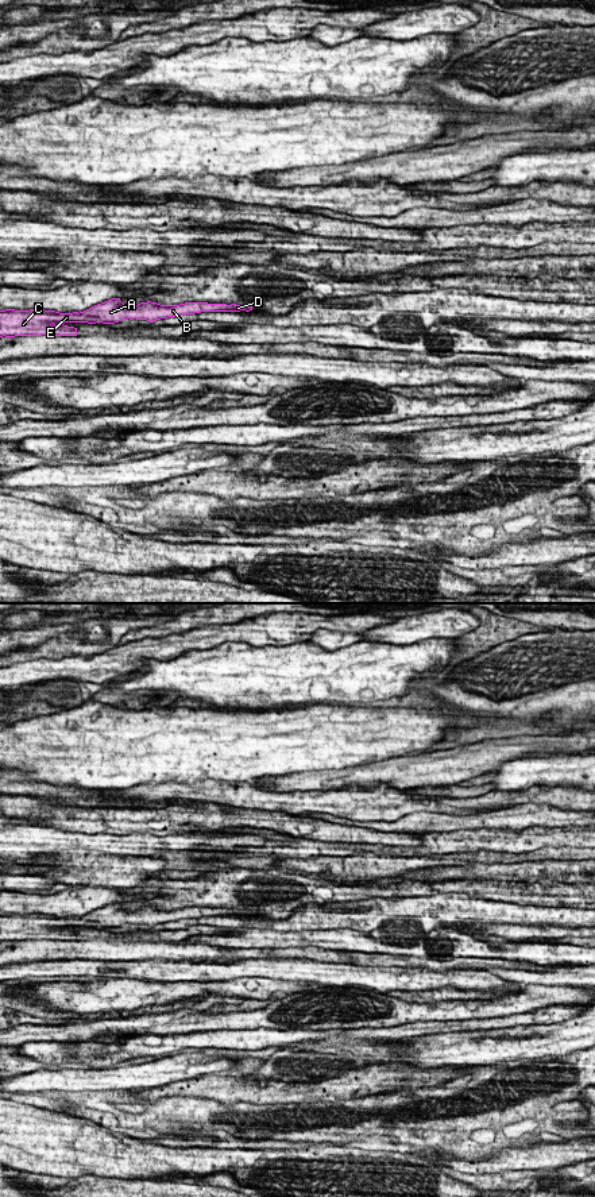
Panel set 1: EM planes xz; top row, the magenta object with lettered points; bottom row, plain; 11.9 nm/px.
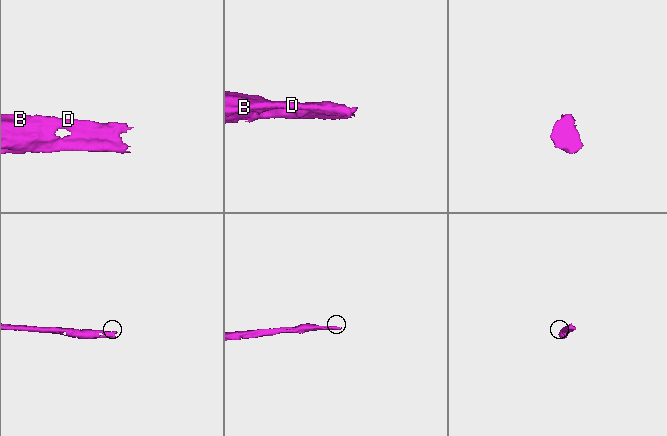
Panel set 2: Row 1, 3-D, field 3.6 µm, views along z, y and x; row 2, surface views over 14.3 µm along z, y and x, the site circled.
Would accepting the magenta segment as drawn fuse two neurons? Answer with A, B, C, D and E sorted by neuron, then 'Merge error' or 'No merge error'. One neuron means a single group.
Groups: A B C D E. No merge error

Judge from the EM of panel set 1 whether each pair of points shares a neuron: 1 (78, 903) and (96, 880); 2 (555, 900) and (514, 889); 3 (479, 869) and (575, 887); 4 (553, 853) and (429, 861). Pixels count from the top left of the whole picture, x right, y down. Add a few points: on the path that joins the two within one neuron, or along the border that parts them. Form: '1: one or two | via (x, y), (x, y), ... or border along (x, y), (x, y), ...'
1: two | border along (84, 885), (119, 887), (122, 889)
2: one | via (545, 900), (534, 892), (524, 891)
3: two | border along (560, 880), (564, 883)
4: one | via (522, 857), (460, 858)

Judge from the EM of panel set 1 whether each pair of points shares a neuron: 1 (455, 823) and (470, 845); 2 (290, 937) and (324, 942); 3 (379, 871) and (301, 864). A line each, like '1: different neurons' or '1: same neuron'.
1: different neurons
2: same neuron
3: same neuron

